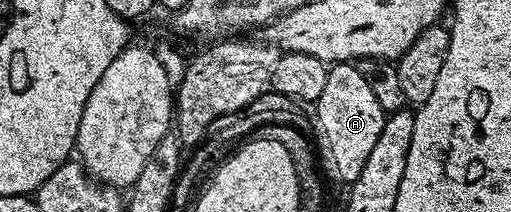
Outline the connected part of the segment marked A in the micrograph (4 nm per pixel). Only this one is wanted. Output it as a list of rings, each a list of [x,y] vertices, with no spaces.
[[[352,62],[334,63],[329,67],[315,110],[317,127],[325,138],[333,171],[345,185],[352,185],[359,173],[363,173],[363,165],[367,165],[367,157],[371,157],[371,148],[375,146],[375,141],[379,141],[379,133],[383,133],[387,113],[379,105],[371,85],[367,85],[367,77],[363,77],[361,70]]]

